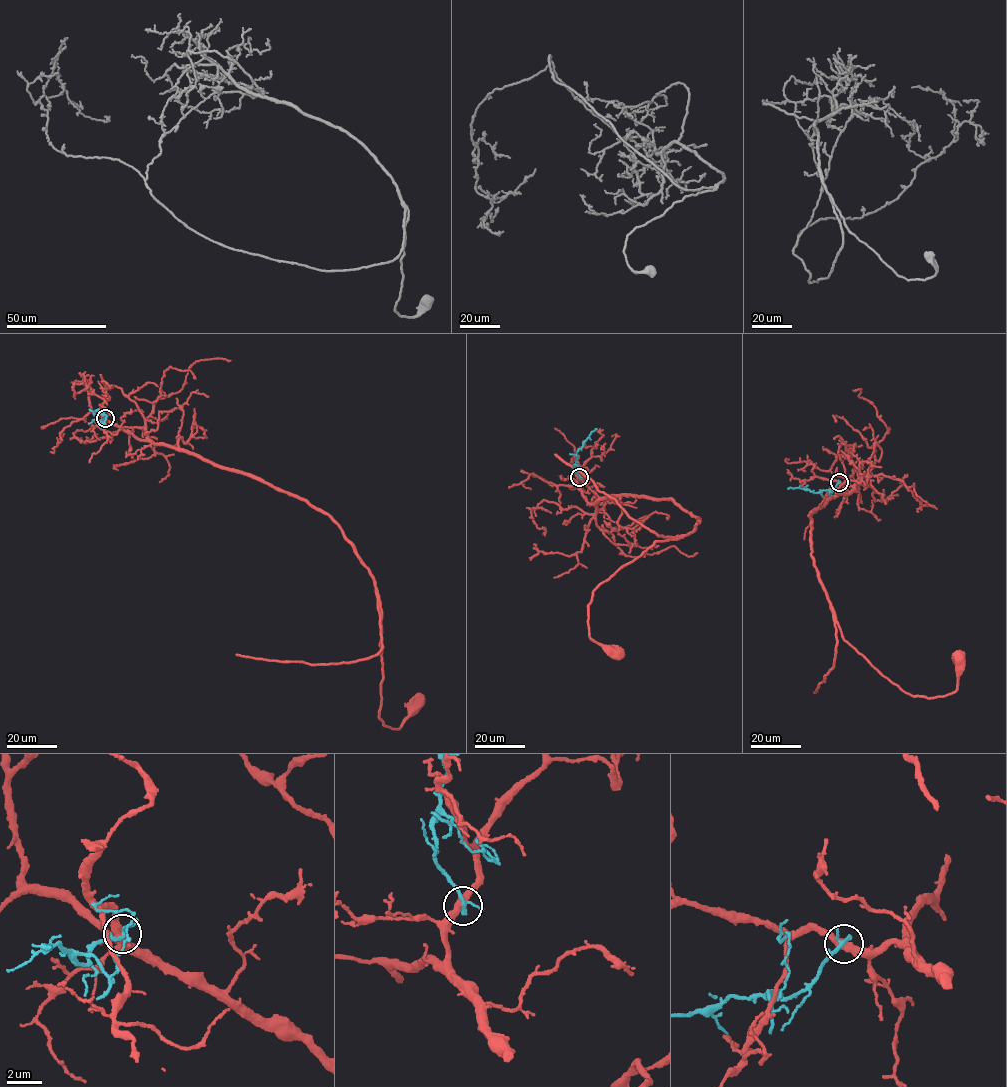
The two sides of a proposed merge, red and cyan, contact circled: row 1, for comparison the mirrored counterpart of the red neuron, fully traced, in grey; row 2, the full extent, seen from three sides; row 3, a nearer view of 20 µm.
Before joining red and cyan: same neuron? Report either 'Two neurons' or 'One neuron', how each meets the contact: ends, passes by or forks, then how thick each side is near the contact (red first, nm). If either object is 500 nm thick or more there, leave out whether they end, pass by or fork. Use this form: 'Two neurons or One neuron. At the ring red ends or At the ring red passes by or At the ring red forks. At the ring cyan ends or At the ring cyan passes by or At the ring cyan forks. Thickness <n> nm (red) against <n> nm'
Two neurons. At the ring red passes by. At the ring cyan passes by. Thickness 460 nm (red) against 190 nm

